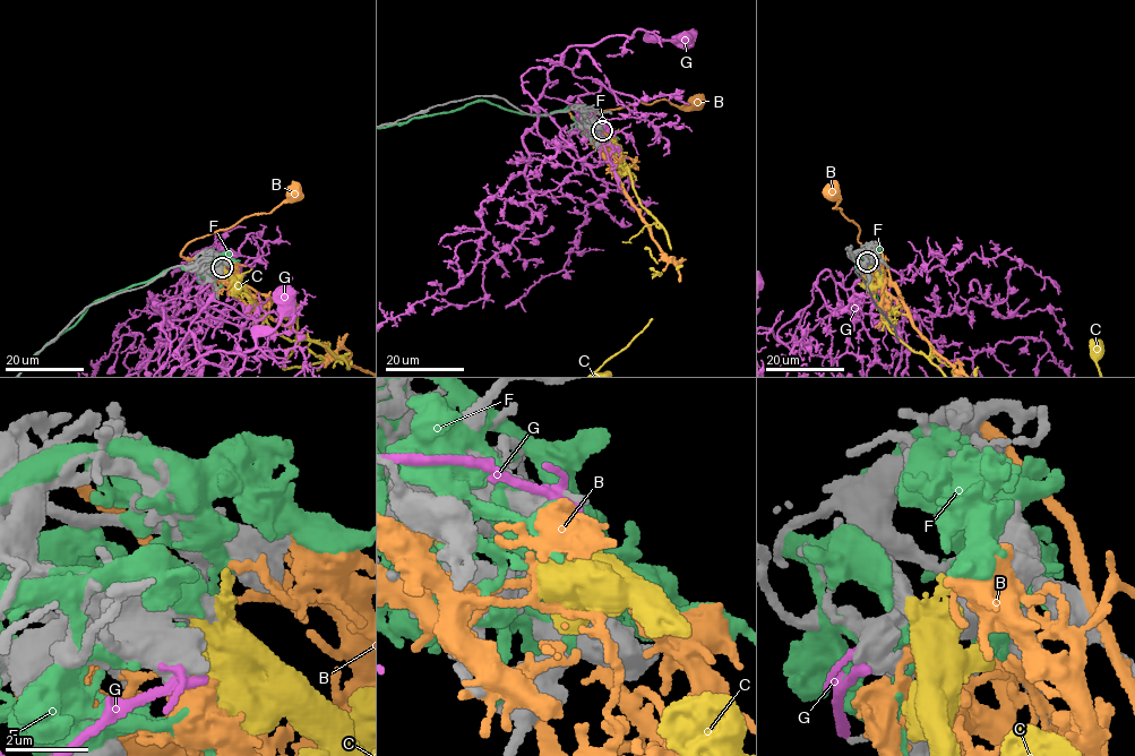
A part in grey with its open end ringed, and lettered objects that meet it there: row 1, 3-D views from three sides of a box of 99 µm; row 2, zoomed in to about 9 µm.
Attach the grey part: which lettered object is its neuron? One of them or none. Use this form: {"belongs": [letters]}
{"belongs": ["C"]}

